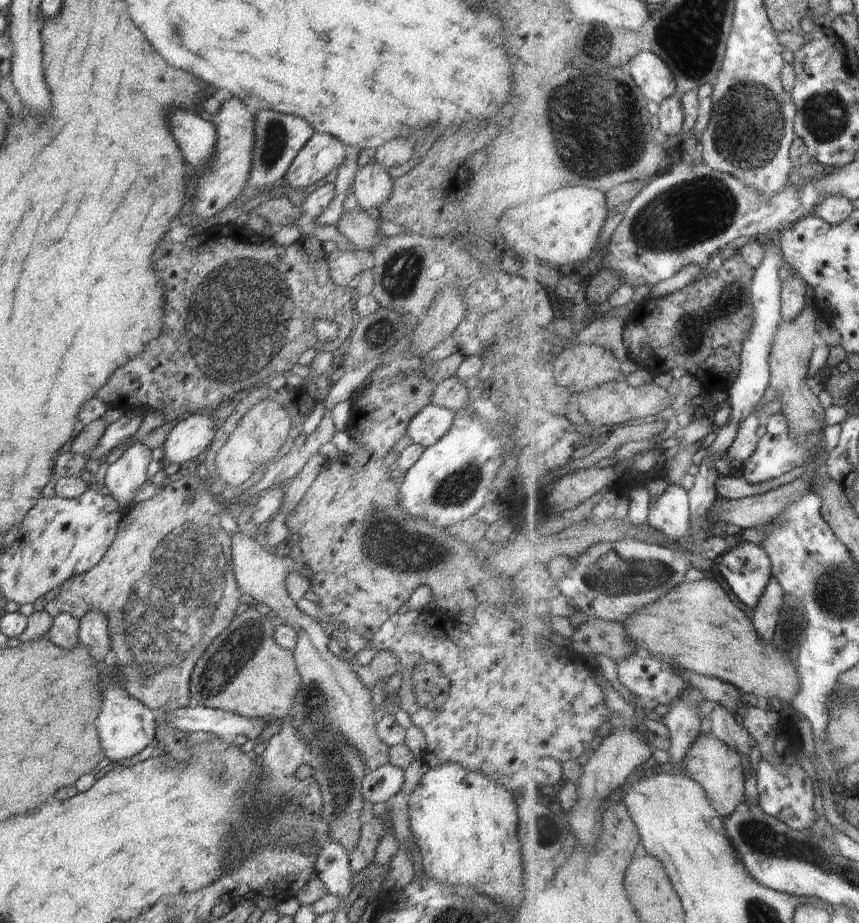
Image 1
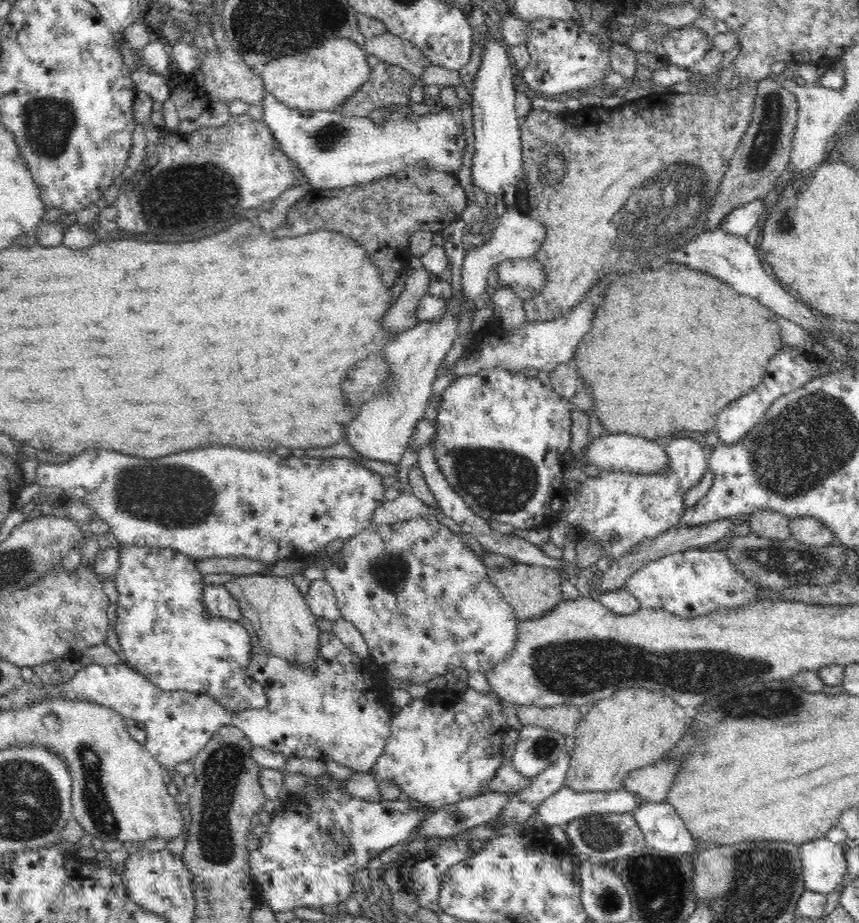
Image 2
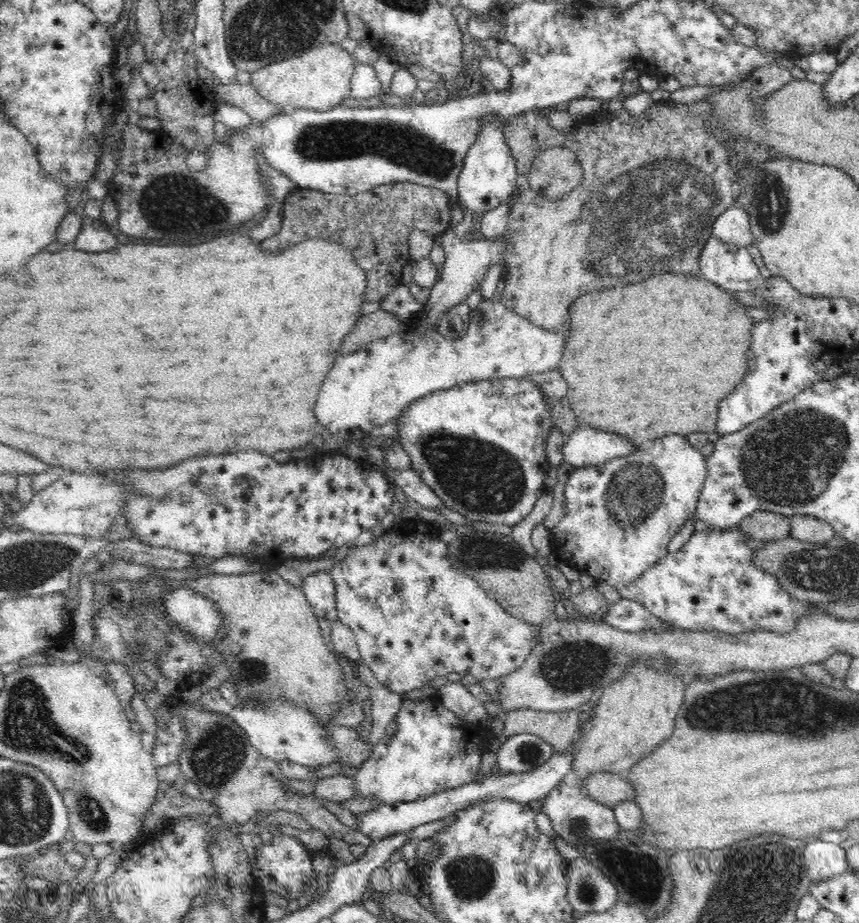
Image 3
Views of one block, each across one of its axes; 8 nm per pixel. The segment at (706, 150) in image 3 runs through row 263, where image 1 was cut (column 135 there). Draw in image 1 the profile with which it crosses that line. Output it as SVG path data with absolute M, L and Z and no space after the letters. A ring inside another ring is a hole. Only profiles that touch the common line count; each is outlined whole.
M192 475L180 476L179 480L168 484L152 498L145 501L135 503L134 508L128 513L124 513L118 524L118 534L114 538L114 542L110 544L108 552L104 554L104 558L93 566L88 572L73 576L64 581L60 588L60 598L46 602L44 610L48 610L49 614L56 614L54 608L58 606L60 610L68 610L67 612L82 617L88 610L100 610L106 614L106 622L108 622L108 632L111 642L111 664L118 668L120 672L119 680L122 680L123 686L129 691L132 698L138 699L138 702L144 704L149 709L157 710L159 713L174 712L177 708L188 707L190 704L190 676L198 658L204 654L204 650L208 648L208 642L212 642L216 636L224 632L236 615L240 600L240 590L237 585L233 573L232 546L230 546L230 535L220 526L222 517L222 507L216 502L215 490L212 490L210 482L202 475L200 478L192 478Z

